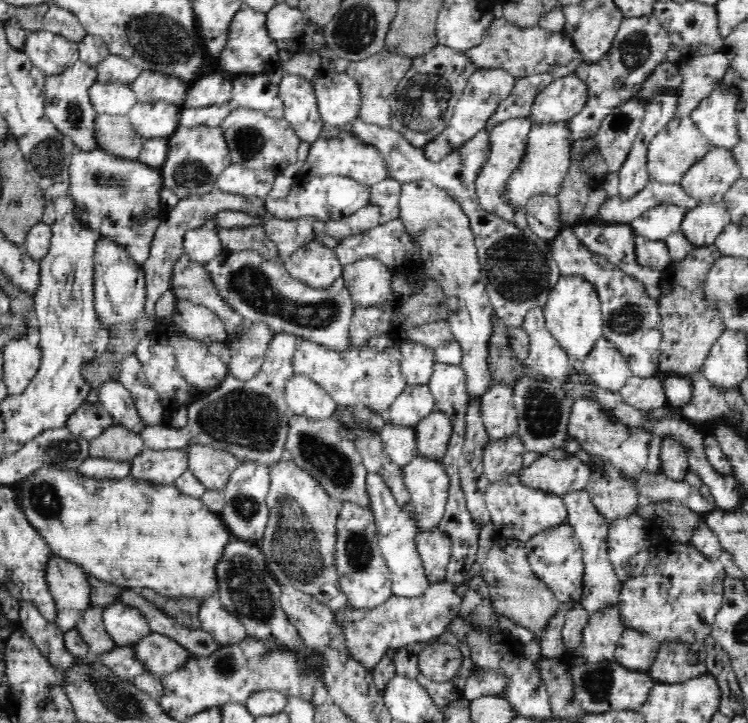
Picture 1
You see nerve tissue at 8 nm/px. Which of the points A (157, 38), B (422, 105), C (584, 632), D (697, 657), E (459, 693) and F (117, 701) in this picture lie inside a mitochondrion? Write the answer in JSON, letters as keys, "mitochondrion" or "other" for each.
{"A":"mitochondrion","B":"mitochondrion","C":"other","D":"other","E":"other","F":"mitochondrion"}

